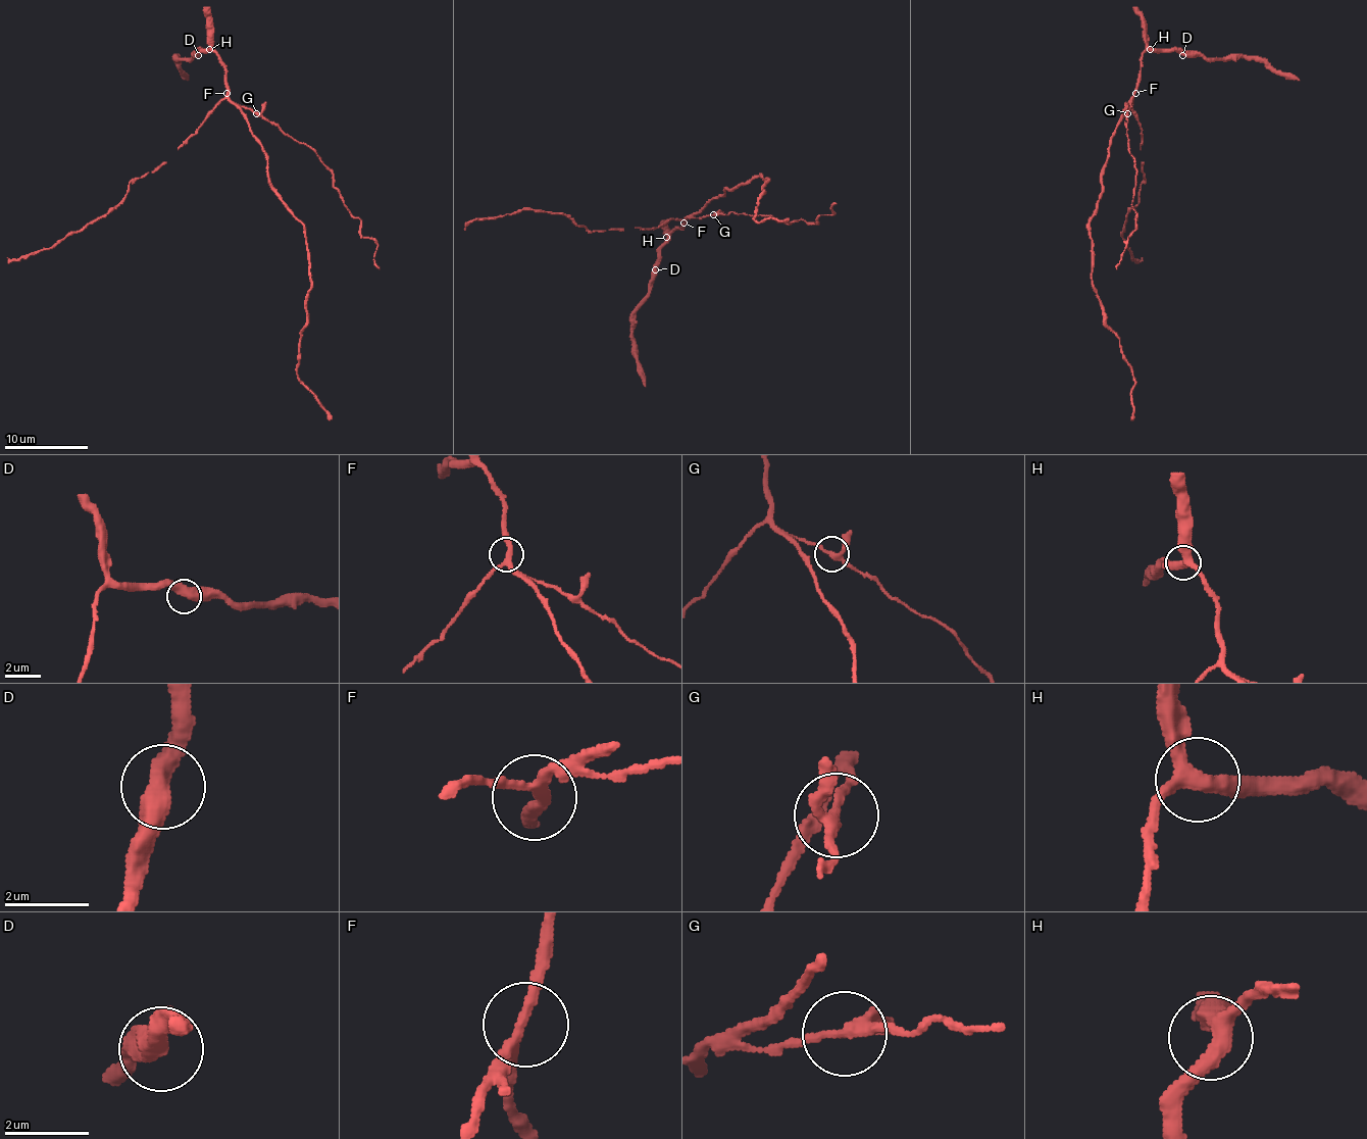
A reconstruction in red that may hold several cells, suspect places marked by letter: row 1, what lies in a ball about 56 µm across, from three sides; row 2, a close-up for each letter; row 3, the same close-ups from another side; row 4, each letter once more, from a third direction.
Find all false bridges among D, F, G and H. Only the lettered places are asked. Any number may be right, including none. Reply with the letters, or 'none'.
none

